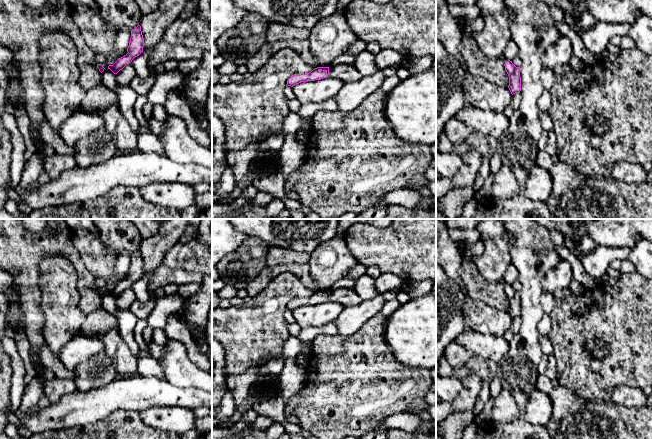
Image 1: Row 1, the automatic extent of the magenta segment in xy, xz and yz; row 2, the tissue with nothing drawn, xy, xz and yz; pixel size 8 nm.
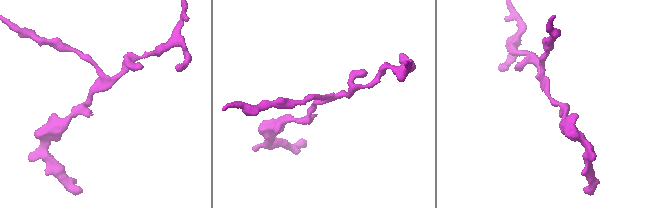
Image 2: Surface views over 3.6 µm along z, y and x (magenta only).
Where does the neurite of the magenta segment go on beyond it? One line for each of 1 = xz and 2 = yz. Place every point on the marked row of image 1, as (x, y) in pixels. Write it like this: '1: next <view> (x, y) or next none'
1: next none
2: next none

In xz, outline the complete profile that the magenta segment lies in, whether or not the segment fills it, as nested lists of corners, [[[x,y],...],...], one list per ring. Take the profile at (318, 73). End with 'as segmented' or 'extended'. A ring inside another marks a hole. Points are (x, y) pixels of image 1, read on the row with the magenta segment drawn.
[[[317,67],[306,74],[294,74],[287,80],[287,85],[293,87],[296,84],[307,81],[321,80],[329,77],[329,67]]]; as segmented

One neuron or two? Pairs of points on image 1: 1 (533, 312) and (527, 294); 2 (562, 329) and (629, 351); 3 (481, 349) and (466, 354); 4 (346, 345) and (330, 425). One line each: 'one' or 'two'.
1: one
2: one
3: two
4: one

